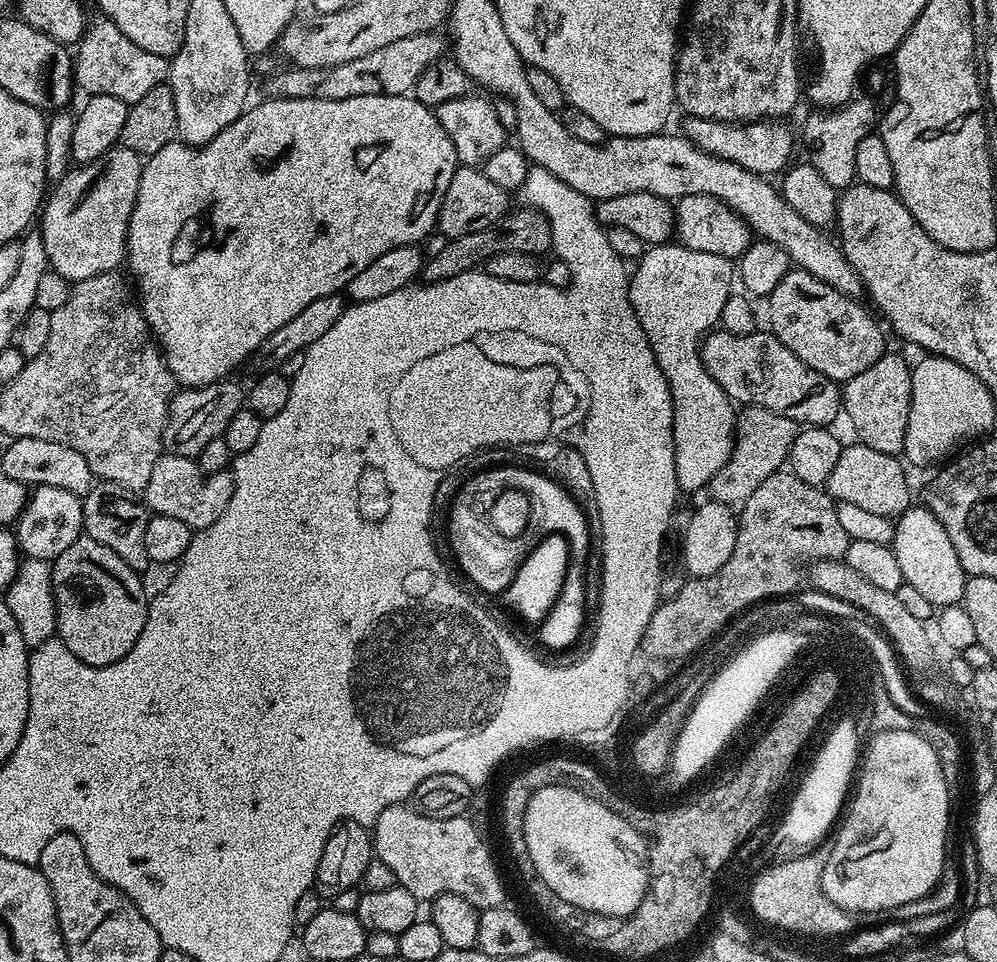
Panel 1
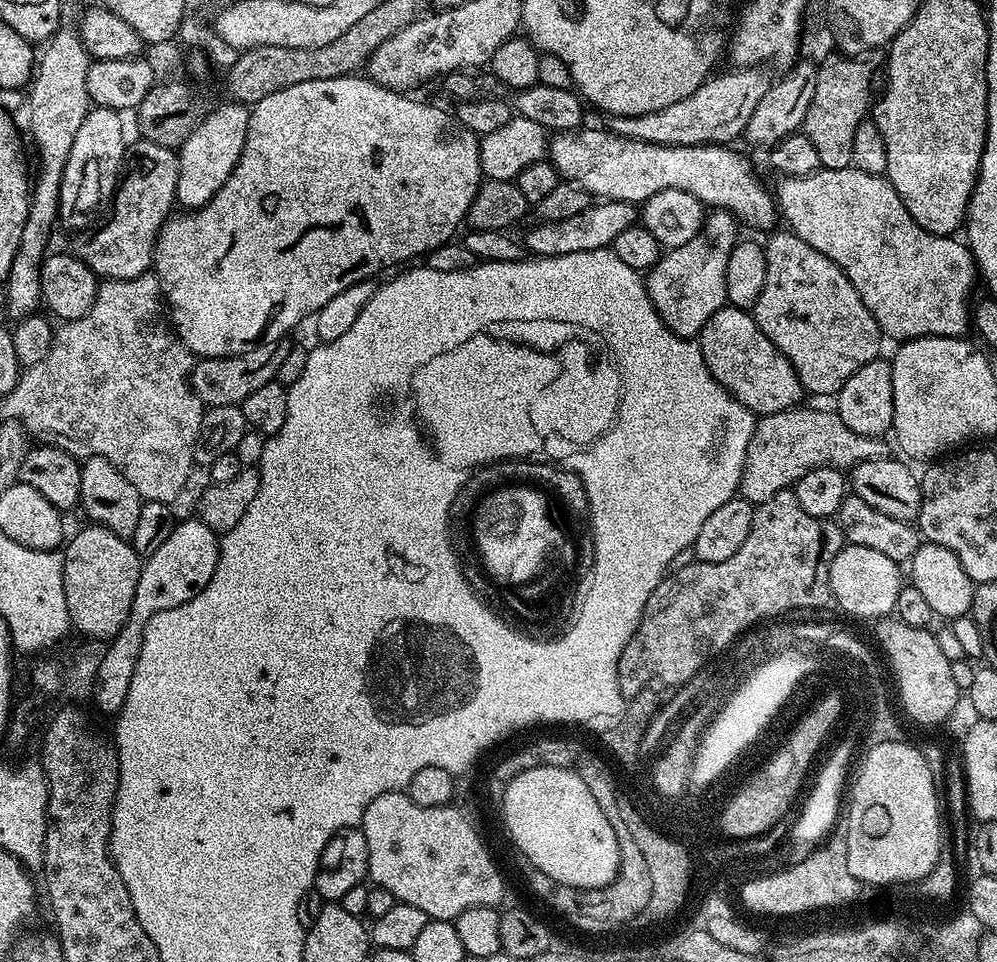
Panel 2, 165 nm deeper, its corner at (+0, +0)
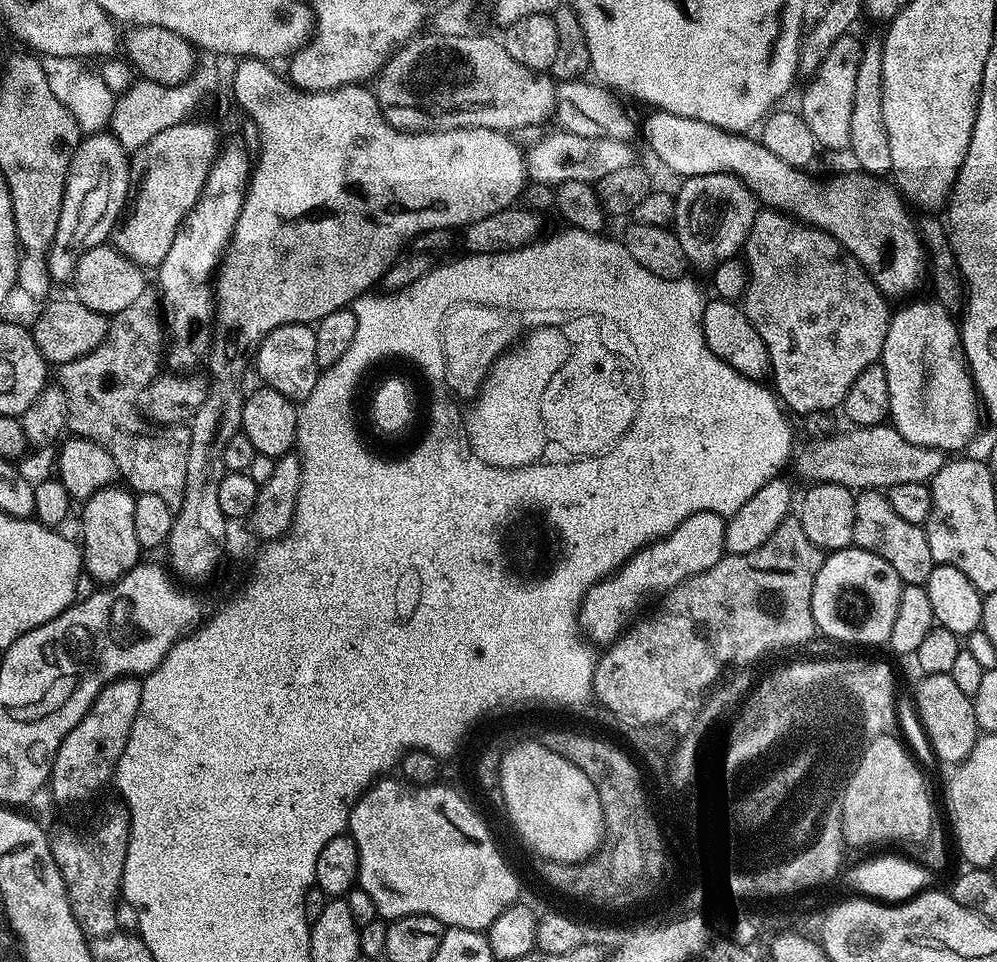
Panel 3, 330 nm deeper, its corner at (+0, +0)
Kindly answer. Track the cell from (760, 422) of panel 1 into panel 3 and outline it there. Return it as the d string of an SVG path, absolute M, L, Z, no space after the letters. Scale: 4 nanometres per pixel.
M891 423L875 424L869 428L852 426L845 436L824 436L809 444L799 445L794 456L796 472L804 482L841 484L853 490L874 488L887 490L895 484L918 482L928 484L946 463L945 453L930 446L906 442Z

